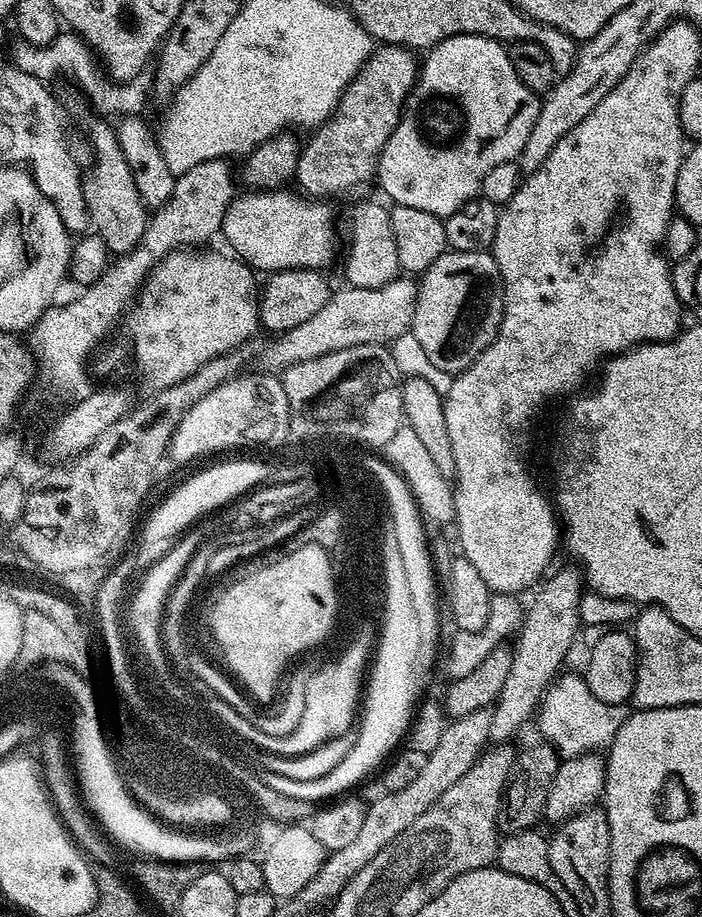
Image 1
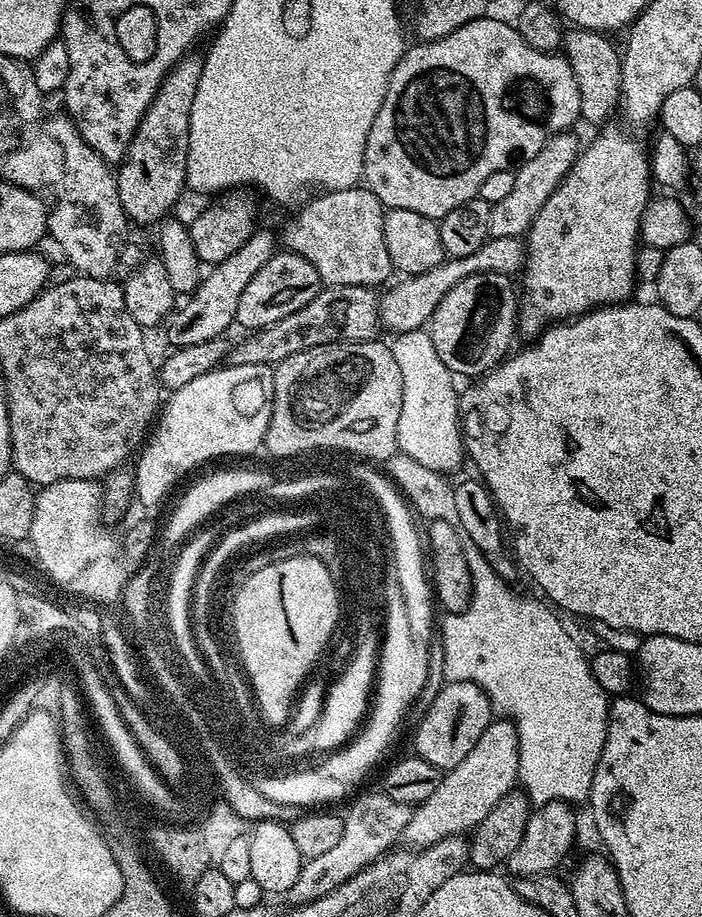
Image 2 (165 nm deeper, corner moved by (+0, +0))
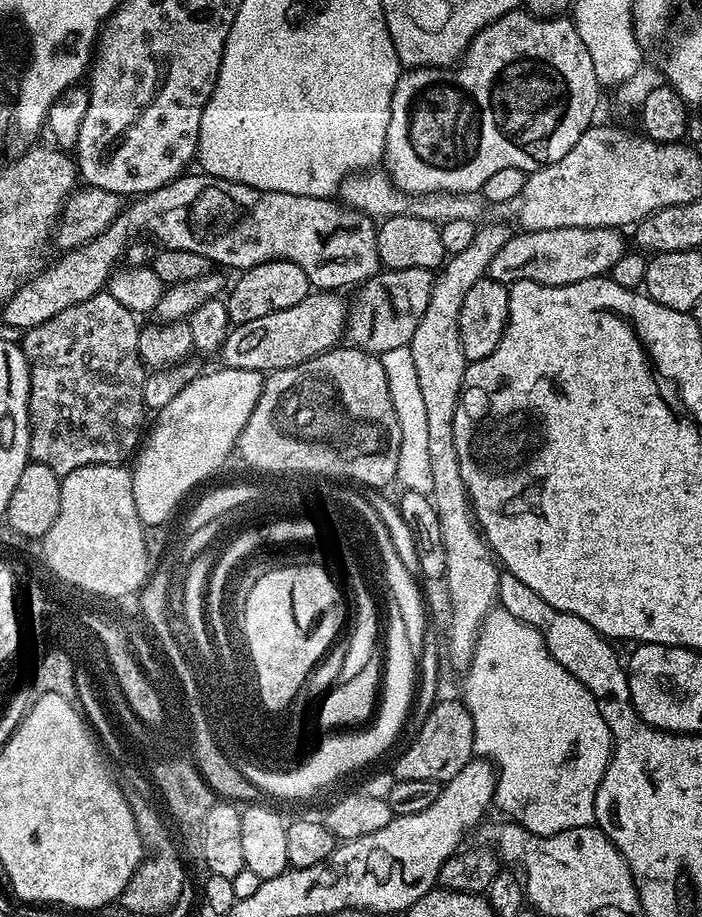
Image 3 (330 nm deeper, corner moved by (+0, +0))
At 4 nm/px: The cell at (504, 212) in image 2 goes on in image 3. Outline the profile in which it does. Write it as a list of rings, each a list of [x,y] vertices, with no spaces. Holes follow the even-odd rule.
[[[496,224],[493,228],[481,227],[474,243],[467,250],[462,250],[462,254],[451,257],[439,269],[432,283],[426,314],[422,314],[422,322],[418,322],[418,330],[414,330],[410,345],[429,425],[430,468],[434,478],[430,499],[436,507],[440,523],[439,543],[444,545],[442,580],[448,583],[448,600],[452,603],[446,652],[452,655],[453,662],[460,670],[467,669],[472,661],[472,651],[482,622],[497,603],[502,575],[498,561],[474,519],[474,508],[468,499],[468,487],[462,482],[458,450],[454,444],[454,410],[460,401],[460,387],[470,363],[464,356],[460,341],[460,315],[462,302],[466,302],[466,294],[470,294],[470,286],[485,279],[490,258],[494,258],[494,254],[498,254],[498,250],[502,250],[502,246],[506,246],[506,242],[514,235],[513,229],[509,228],[504,224]]]

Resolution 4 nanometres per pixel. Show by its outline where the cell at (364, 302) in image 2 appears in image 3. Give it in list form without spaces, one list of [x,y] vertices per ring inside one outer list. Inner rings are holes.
[[[431,268],[381,270],[365,280],[355,289],[356,297],[348,304],[347,343],[373,354],[409,347],[418,322],[422,322],[422,314],[426,314],[433,281]]]

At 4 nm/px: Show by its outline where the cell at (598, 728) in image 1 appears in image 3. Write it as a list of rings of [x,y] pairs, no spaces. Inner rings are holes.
[[[496,606],[489,612],[488,617],[482,622],[476,645],[472,651],[472,661],[469,662],[464,676],[464,696],[462,703],[468,708],[474,722],[474,753],[477,757],[491,760],[498,769],[496,773],[496,799],[495,807],[501,808],[505,817],[511,818],[515,823],[521,824],[528,832],[536,836],[553,836],[562,830],[574,830],[578,826],[589,826],[596,818],[596,795],[598,786],[602,782],[602,774],[606,774],[606,766],[612,757],[612,731],[606,726],[606,718],[602,718],[602,710],[598,710],[598,702],[594,702],[594,694],[570,674],[550,654],[542,634],[534,626],[524,624],[514,614],[505,608]]]

